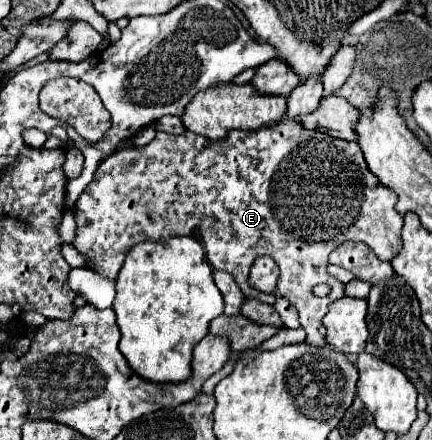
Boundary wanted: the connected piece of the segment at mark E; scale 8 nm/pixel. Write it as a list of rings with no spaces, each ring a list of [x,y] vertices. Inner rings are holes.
[[[289,117],[269,129],[257,129],[257,133],[233,131],[225,141],[209,141],[191,131],[181,135],[159,131],[149,145],[117,149],[101,161],[93,181],[77,201],[77,239],[73,245],[87,255],[99,275],[115,279],[127,255],[127,243],[129,249],[133,249],[133,245],[141,241],[163,241],[177,235],[197,237],[207,249],[209,265],[231,273],[245,297],[269,305],[273,305],[277,297],[285,297],[299,313],[299,323],[307,333],[305,341],[323,347],[327,343],[319,333],[319,321],[329,311],[329,305],[345,295],[345,283],[327,271],[329,253],[351,239],[367,243],[381,261],[391,261],[401,249],[403,227],[403,217],[395,211],[395,203],[395,193],[389,193],[367,169],[357,141],[343,141],[309,131]],[[261,255],[273,257],[281,271],[275,293],[261,293],[249,285],[249,269]],[[319,283],[331,287],[327,297],[313,295],[313,287]]]

